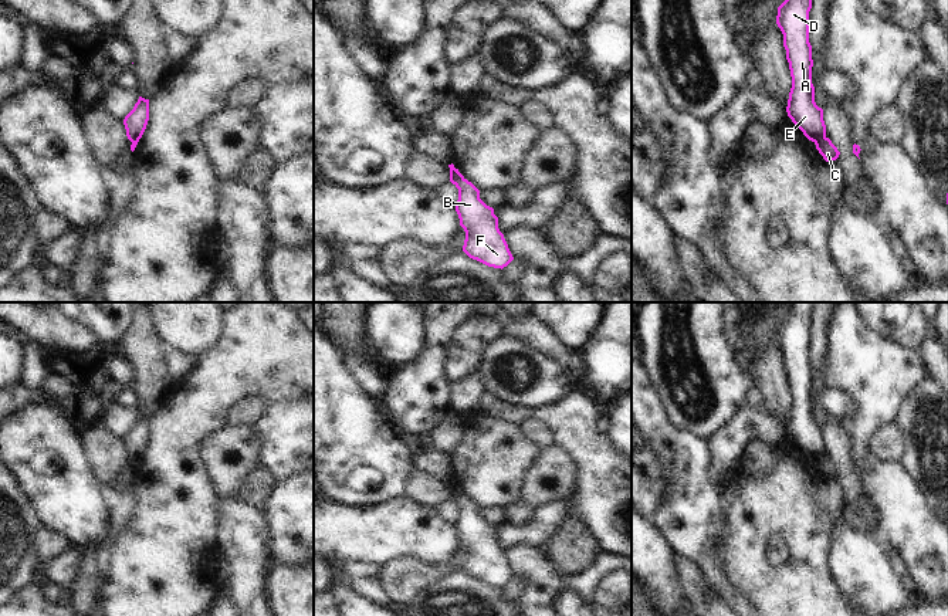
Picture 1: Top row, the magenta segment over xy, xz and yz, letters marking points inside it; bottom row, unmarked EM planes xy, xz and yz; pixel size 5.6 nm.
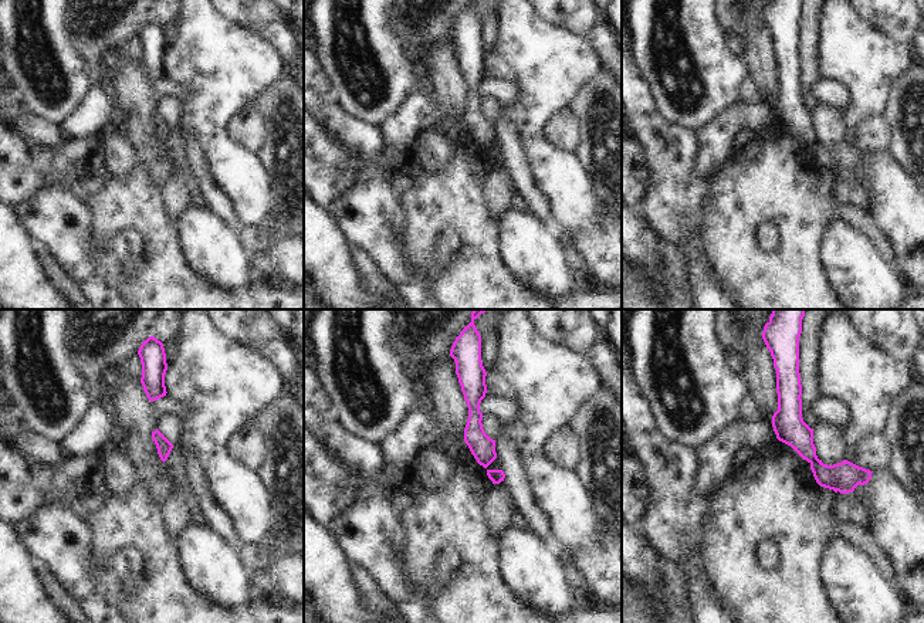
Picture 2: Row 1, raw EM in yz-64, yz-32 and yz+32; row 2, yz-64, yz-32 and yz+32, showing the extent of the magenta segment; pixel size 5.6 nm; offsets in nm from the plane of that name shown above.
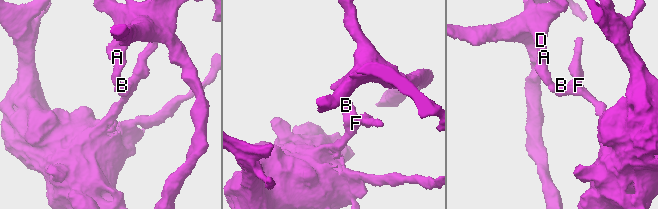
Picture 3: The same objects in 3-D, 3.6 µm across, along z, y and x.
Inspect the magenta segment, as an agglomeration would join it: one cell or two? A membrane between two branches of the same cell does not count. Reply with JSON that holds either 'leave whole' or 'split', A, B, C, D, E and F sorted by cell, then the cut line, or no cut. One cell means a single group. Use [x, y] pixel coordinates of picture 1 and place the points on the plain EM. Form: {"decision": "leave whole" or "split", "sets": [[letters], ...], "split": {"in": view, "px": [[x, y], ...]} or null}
{"decision": "split", "sets": [["A", "D", "E"], ["B", "C", "F"]], "split": {"in": "yz", "px": [[825, 454], [815, 460]]}}

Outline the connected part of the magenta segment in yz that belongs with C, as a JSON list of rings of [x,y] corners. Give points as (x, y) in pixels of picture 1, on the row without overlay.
[[[819,456],[816,460],[816,467],[823,474],[826,480],[833,480],[839,475],[840,470],[837,466],[832,461],[829,456]]]

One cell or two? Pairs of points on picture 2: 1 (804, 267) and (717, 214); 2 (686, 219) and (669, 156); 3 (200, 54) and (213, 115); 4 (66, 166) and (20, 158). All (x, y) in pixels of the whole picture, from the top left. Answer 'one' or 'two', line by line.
1: one
2: one
3: one
4: one

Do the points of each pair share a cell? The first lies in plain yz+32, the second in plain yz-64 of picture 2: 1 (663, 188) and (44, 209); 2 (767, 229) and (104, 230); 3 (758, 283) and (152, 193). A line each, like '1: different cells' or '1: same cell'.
1: same cell
2: different cells
3: same cell

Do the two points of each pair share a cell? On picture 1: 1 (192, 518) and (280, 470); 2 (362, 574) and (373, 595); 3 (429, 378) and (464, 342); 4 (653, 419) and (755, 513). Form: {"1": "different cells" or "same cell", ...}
{"1": "different cells", "2": "same cell", "3": "different cells", "4": "different cells"}

